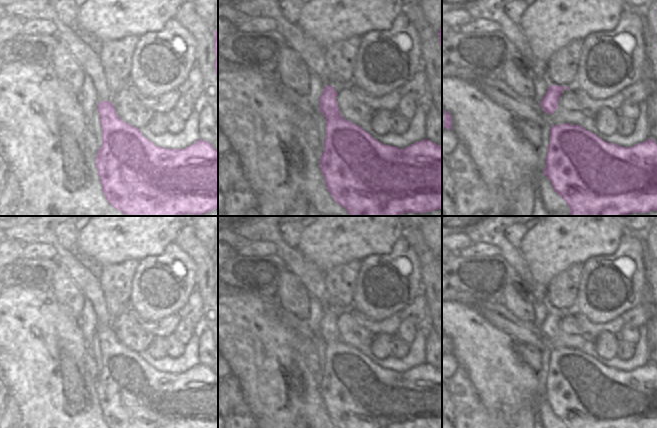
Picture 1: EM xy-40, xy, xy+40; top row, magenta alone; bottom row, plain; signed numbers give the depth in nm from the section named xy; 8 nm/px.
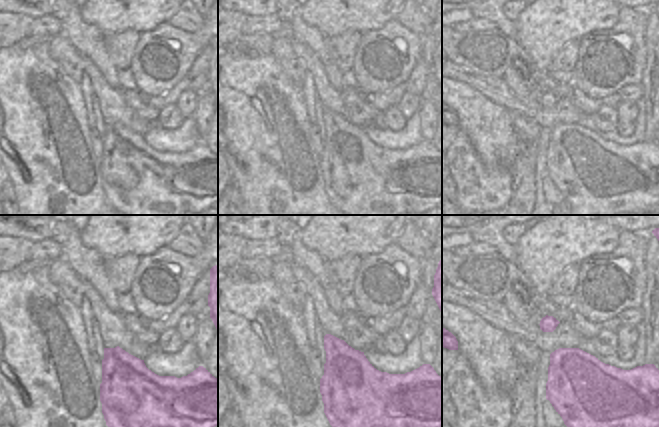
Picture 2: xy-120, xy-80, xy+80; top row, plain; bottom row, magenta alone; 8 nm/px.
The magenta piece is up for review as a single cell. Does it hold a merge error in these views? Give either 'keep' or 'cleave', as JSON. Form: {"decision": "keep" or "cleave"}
{"decision": "cleave"}

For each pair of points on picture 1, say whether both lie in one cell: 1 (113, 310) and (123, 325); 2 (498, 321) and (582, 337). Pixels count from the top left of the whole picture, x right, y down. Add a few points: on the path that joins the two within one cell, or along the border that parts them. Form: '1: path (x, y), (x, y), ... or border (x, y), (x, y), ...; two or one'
1: border (122, 309), (112, 319); two
2: path (519, 330), (530, 333), (539, 341), (561, 339); one

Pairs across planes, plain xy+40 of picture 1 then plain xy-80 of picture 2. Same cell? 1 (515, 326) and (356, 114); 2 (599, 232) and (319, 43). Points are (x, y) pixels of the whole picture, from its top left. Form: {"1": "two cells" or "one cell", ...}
{"1": "one cell", "2": "two cells"}

